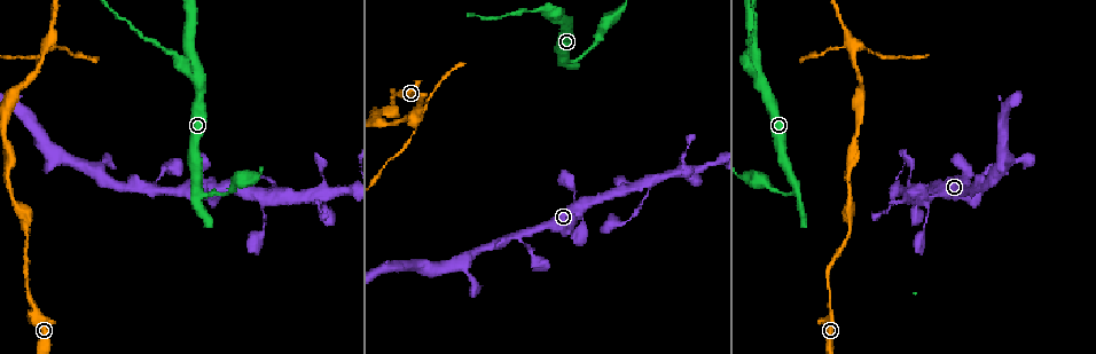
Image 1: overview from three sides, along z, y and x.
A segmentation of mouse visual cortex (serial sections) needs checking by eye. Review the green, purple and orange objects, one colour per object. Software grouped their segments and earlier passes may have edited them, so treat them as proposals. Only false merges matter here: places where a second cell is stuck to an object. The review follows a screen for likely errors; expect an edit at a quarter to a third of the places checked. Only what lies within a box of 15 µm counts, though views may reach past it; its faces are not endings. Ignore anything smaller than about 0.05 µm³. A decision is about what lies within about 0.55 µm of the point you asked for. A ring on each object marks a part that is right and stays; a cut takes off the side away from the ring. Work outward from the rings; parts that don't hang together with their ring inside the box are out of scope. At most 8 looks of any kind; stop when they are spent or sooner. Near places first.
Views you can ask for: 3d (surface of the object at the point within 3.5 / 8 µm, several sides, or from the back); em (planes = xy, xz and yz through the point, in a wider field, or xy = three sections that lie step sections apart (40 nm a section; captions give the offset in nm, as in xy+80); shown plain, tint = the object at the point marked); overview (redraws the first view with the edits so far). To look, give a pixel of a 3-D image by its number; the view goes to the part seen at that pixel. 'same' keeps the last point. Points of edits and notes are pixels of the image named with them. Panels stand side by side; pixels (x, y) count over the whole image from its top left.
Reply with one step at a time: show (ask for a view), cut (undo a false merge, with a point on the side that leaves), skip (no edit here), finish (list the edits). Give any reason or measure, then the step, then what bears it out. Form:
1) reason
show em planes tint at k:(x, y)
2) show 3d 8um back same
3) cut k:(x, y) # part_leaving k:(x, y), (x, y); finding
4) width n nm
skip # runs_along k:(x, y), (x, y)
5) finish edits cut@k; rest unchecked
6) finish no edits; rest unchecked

show 3d 3.5um at 1:(645, 184)

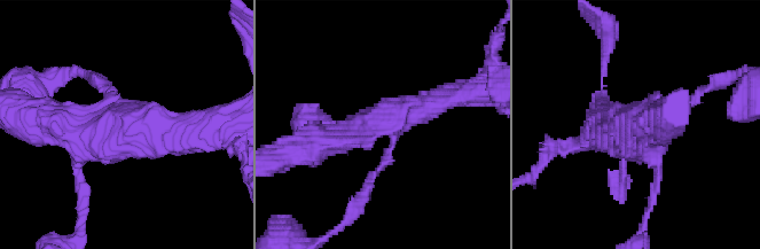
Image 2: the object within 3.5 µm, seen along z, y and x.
now the EM
show em xy step 1 tint at 2:(129, 126)

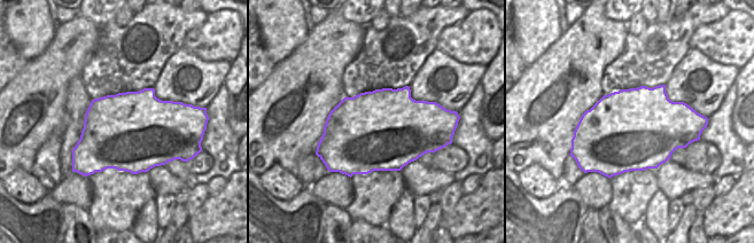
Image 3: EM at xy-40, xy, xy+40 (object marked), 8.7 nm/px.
another direction
show em xy step 2 tint same

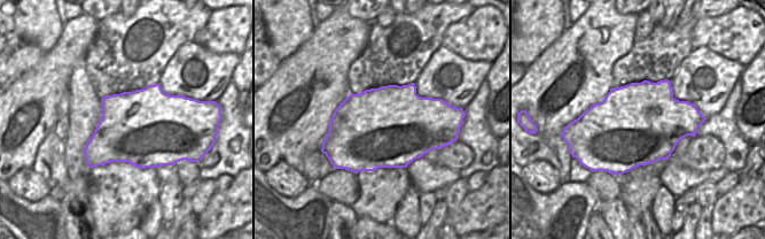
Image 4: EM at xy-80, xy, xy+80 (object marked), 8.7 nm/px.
skip # continuous, no second cell

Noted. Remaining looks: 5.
a fork
show 3d 3.5um at 1:(147, 189)

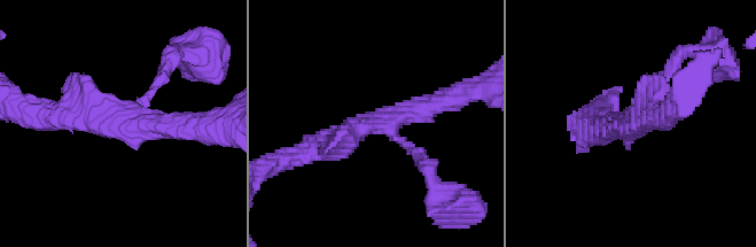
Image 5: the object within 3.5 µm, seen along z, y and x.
shape alone is not enough
show em xy step 5 tint at 5:(383, 121)

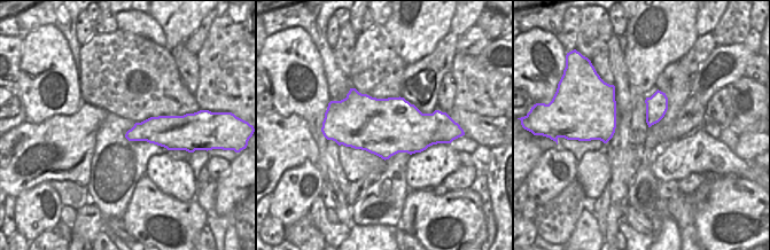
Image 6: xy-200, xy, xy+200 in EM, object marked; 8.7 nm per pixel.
skip # runs_along 5:(453, 98), (312, 147); one cell here

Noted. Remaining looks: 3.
thick turns thin
show 3d 8um at 1:(196, 188)

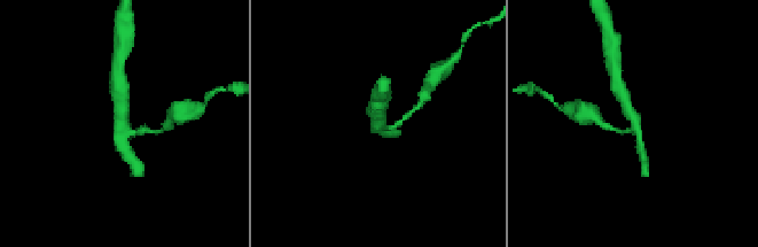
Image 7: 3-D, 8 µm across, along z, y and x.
closer look
show 3d 3.5um back at 7:(124, 122)

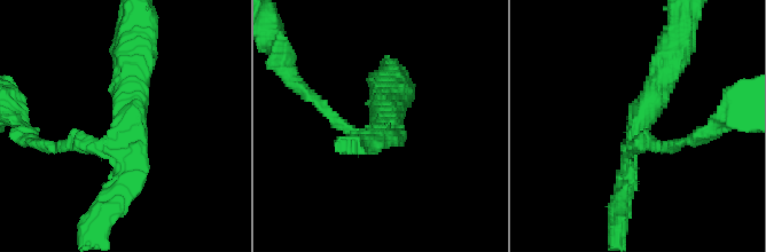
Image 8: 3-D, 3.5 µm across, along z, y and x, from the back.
arm_widths 200, 250, 400 nm
cut 8:(327, 111) # a second cell is stuck on

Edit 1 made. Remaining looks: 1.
finish edits cut@8; rest unchecked

